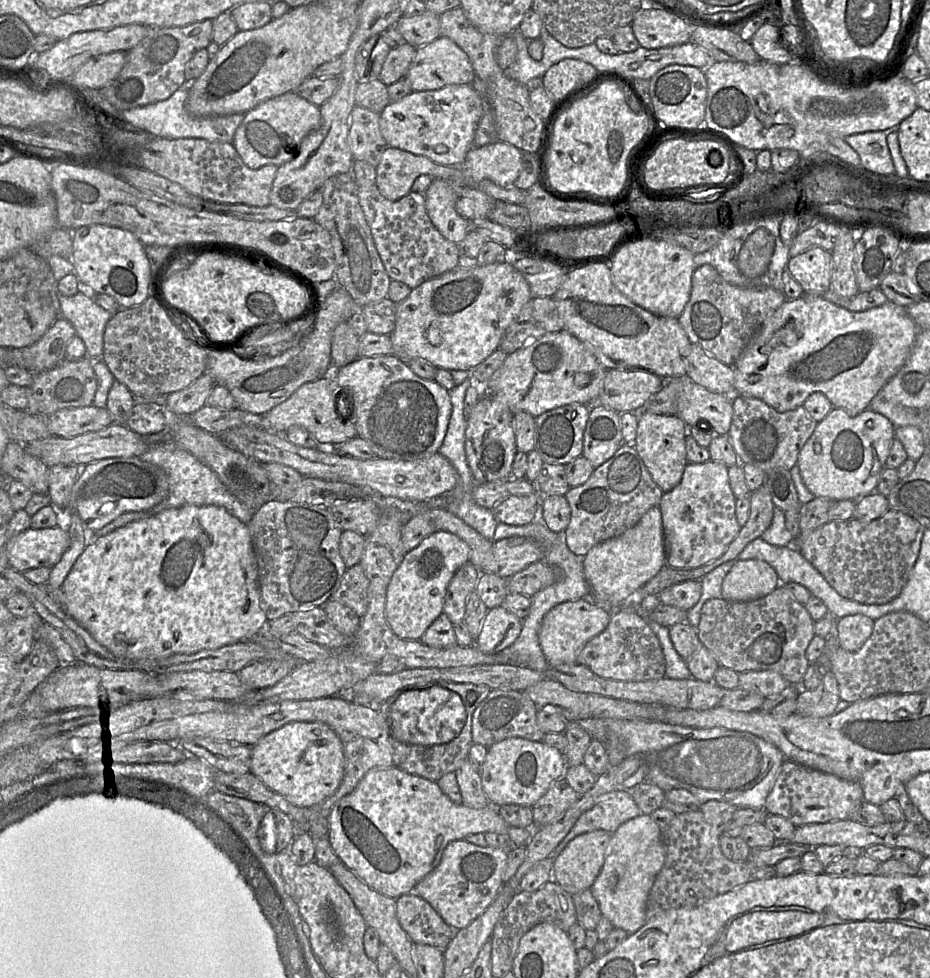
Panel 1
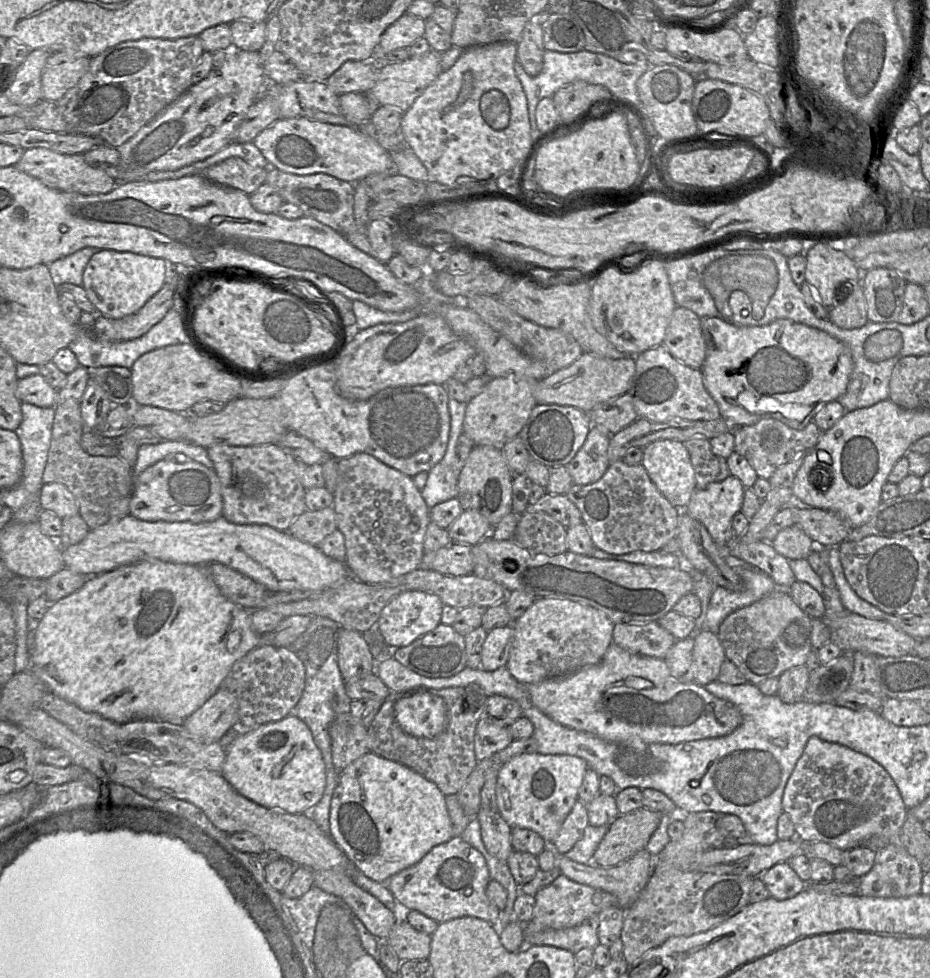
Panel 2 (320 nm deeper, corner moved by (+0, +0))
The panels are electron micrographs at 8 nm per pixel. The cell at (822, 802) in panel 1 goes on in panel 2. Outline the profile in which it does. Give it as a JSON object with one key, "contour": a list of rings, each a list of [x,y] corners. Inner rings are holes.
{"contour":[[[812,736],[789,777],[782,808],[795,827],[795,837],[804,843],[824,842],[843,851],[860,847],[874,835],[892,836],[901,832],[908,815],[901,794],[888,772],[872,758],[838,743]]]}

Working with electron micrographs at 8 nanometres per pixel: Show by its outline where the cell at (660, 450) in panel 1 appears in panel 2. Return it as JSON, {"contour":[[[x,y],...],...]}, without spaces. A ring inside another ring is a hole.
{"contour":[[[657,440],[643,448],[641,464],[659,492],[683,510],[696,489],[695,472],[685,444],[677,440]]]}

